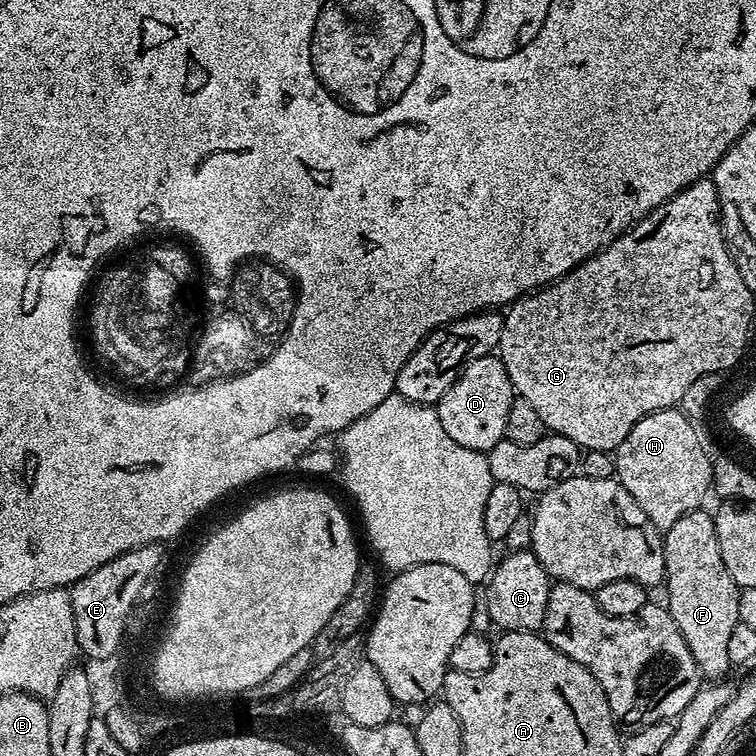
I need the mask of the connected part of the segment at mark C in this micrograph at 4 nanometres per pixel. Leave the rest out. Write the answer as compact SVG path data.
M531 550L508 552L505 560L495 565L487 581L488 616L505 632L534 632L543 629L546 598L552 584L550 577Z

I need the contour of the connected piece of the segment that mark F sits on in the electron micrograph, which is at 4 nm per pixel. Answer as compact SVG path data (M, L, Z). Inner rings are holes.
M697 510L682 514L664 538L664 584L668 588L666 607L674 618L686 646L700 667L701 677L716 682L733 667L729 657L729 639L738 618L740 589L722 562L722 550L718 550L716 521L711 511Z

